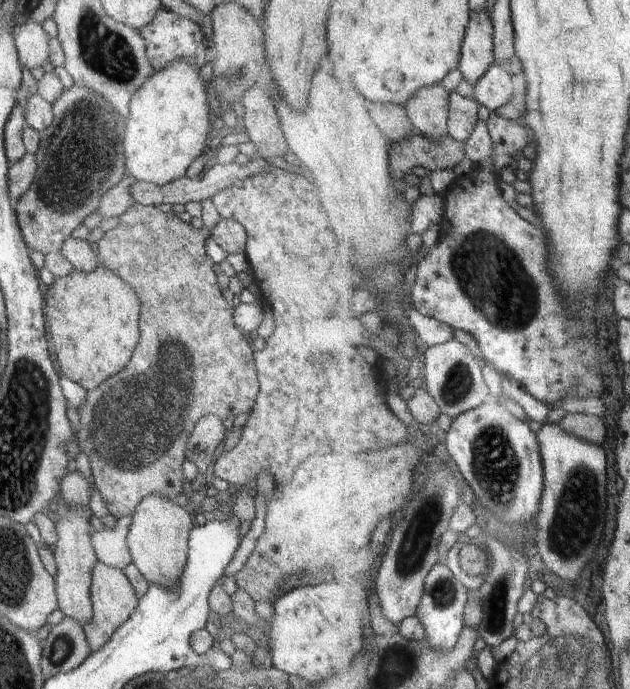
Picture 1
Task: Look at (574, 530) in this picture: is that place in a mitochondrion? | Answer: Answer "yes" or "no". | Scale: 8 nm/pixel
yes

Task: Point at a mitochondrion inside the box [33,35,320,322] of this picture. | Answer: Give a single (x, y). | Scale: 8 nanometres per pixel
(81, 150)

